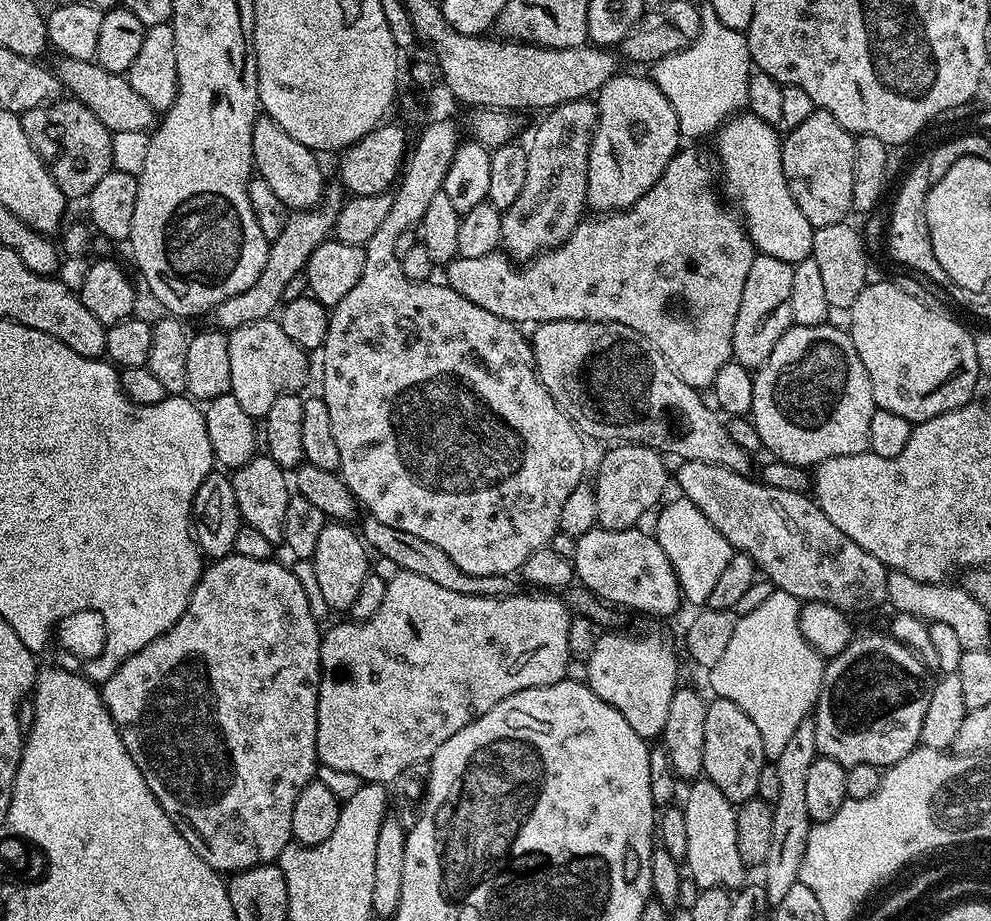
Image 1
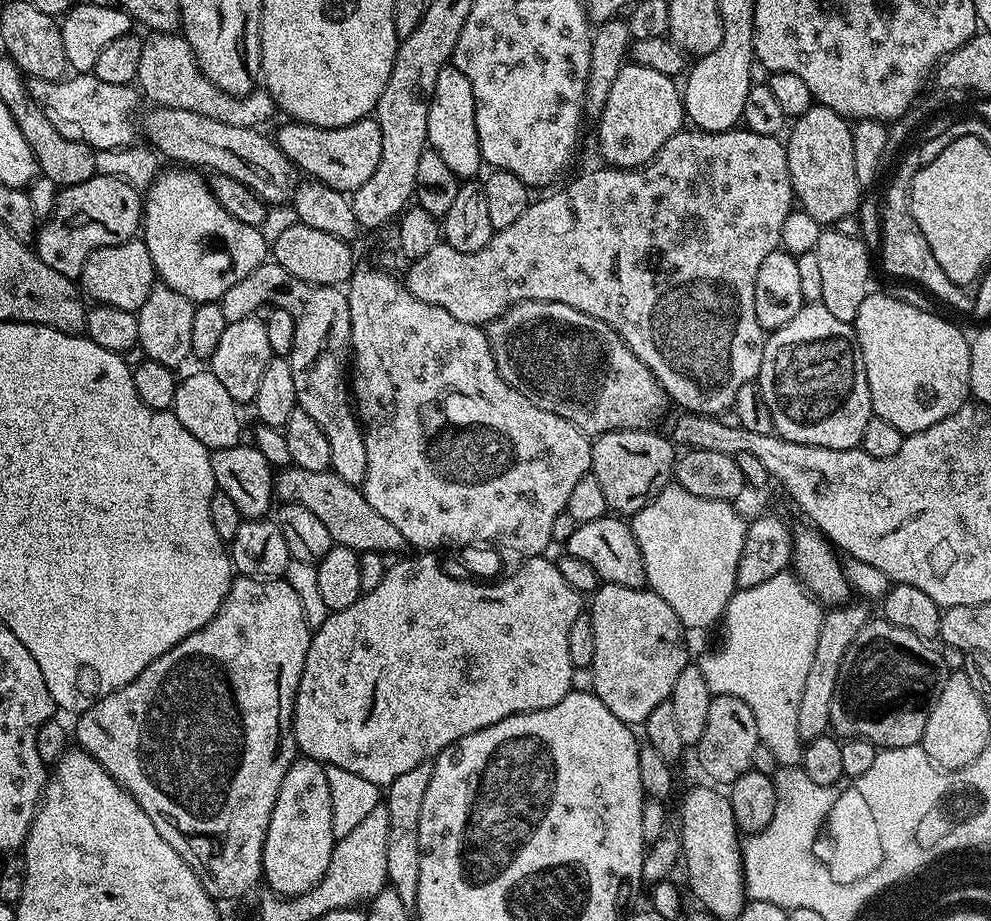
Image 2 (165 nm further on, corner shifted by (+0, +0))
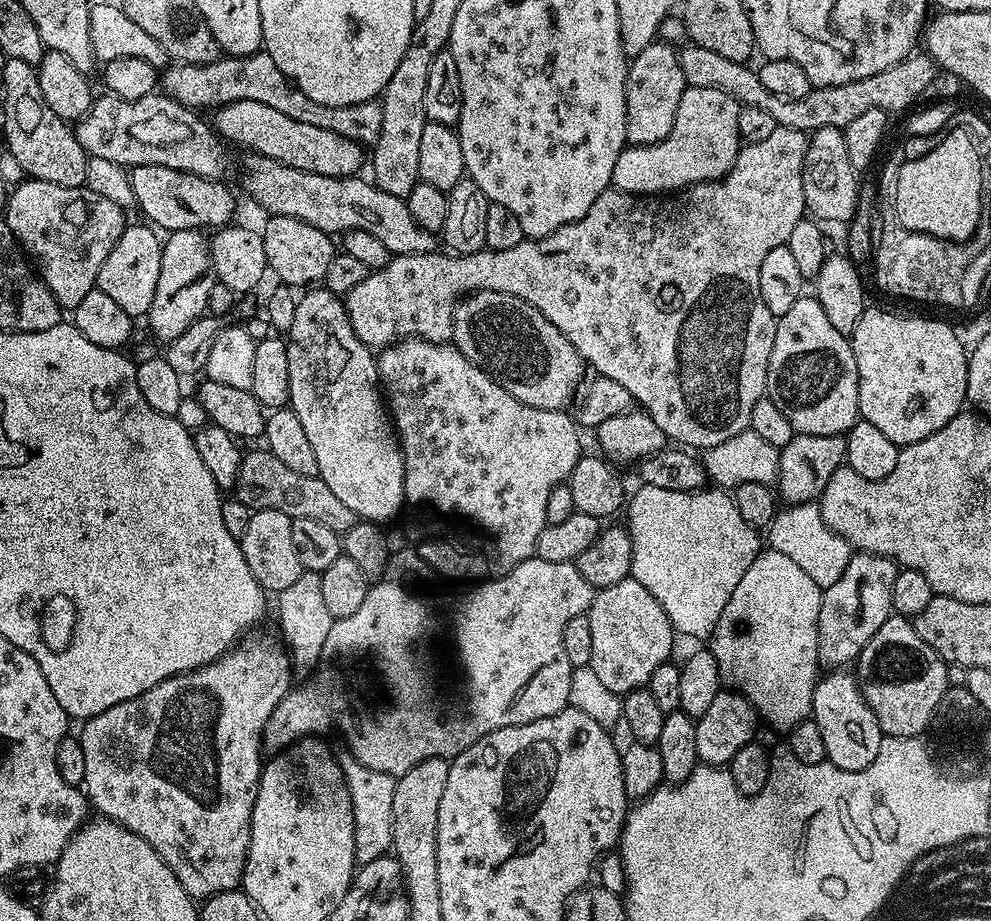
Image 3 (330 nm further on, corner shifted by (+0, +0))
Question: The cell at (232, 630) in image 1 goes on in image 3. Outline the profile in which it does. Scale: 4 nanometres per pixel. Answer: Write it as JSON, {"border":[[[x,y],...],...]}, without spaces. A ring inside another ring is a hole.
{"border":[[[253,631],[245,635],[235,646],[228,649],[223,656],[206,666],[196,668],[193,672],[183,672],[177,676],[166,678],[158,682],[158,686],[150,686],[138,698],[130,698],[126,702],[118,702],[118,706],[110,706],[110,710],[102,710],[102,714],[92,716],[79,725],[78,739],[82,746],[84,761],[86,762],[85,780],[82,785],[91,807],[96,808],[103,817],[118,822],[126,828],[138,834],[174,870],[178,882],[194,898],[207,898],[219,892],[230,892],[241,887],[244,879],[244,867],[246,866],[246,854],[250,846],[250,834],[252,833],[252,815],[254,814],[254,802],[258,794],[258,782],[262,771],[262,745],[264,742],[264,727],[274,714],[278,702],[288,693],[294,684],[294,669],[292,659],[288,656],[288,649],[283,639],[275,631]]]}

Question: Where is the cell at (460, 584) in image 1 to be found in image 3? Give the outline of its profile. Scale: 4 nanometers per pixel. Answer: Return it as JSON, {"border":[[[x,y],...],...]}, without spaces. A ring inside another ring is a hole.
{"border":[[[267,450],[243,453],[238,470],[238,478],[234,489],[235,499],[240,500],[247,508],[266,510],[282,510],[282,514],[298,518],[314,518],[314,522],[322,522],[322,526],[330,526],[330,530],[343,534],[350,526],[358,523],[358,518],[340,499],[334,490],[326,486],[319,476],[297,474],[294,470],[286,470],[278,458]]]}

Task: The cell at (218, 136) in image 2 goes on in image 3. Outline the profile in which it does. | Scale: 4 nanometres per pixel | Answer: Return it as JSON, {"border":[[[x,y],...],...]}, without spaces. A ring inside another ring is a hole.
{"border":[[[255,154],[245,157],[244,188],[265,208],[265,213],[298,218],[329,234],[364,230],[366,234],[374,234],[392,256],[437,251],[437,233],[422,230],[422,226],[410,218],[407,199],[376,187],[371,179],[360,180],[359,175],[330,178],[282,166],[282,162],[274,162],[274,158]]]}

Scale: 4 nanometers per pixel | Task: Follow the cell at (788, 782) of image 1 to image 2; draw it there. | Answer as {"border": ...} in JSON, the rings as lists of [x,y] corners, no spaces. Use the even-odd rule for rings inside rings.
{"border":[[[855,602],[824,612],[824,621],[818,630],[818,646],[814,646],[814,662],[810,662],[810,674],[806,674],[806,686],[802,686],[802,703],[798,706],[798,734],[801,741],[813,740],[829,731],[832,722],[830,706],[834,702],[846,650],[850,650],[854,638],[858,638],[869,620],[867,606]]]}

